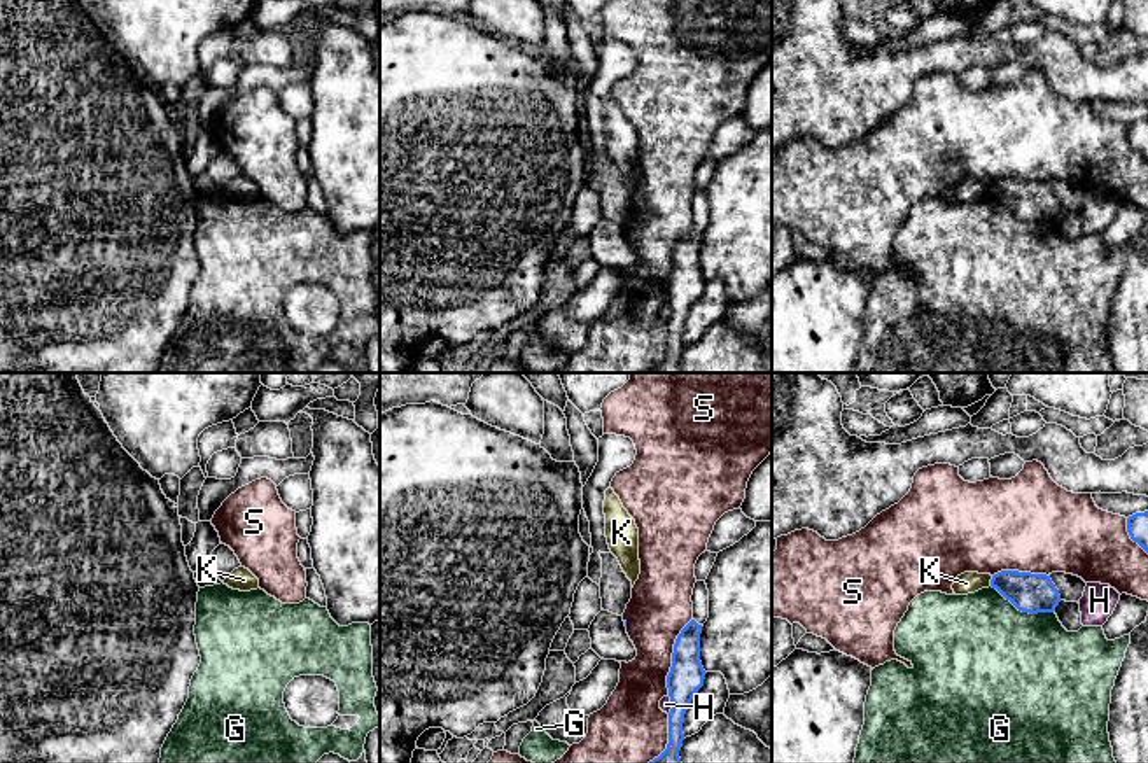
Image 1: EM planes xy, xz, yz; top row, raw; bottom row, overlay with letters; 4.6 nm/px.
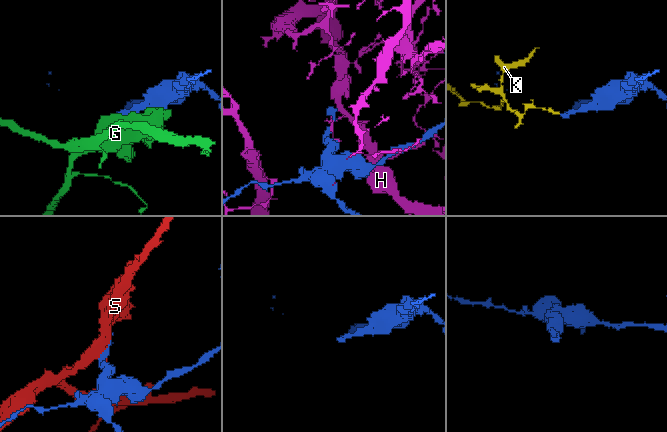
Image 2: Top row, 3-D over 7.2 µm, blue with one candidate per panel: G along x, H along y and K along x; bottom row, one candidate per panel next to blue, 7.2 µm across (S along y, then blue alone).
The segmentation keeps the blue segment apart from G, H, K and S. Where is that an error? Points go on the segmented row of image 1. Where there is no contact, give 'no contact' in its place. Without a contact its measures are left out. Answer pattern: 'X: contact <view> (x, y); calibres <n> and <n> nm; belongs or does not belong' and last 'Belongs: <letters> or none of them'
G: contact yz (1022, 611); calibres 180 and 500 nm; does not belong
H: contact xz (672, 704); calibres 160 and 60 nm; does not belong
K: contact yz (991, 581); calibres 180 and 100 nm; does not belong
S: contact xz (672, 657); calibres 160 and 280 nm; does not belong
Belongs: none of them

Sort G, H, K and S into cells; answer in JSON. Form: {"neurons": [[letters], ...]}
{"neurons": [["G"], ["H"], ["K"], ["S"]]}

